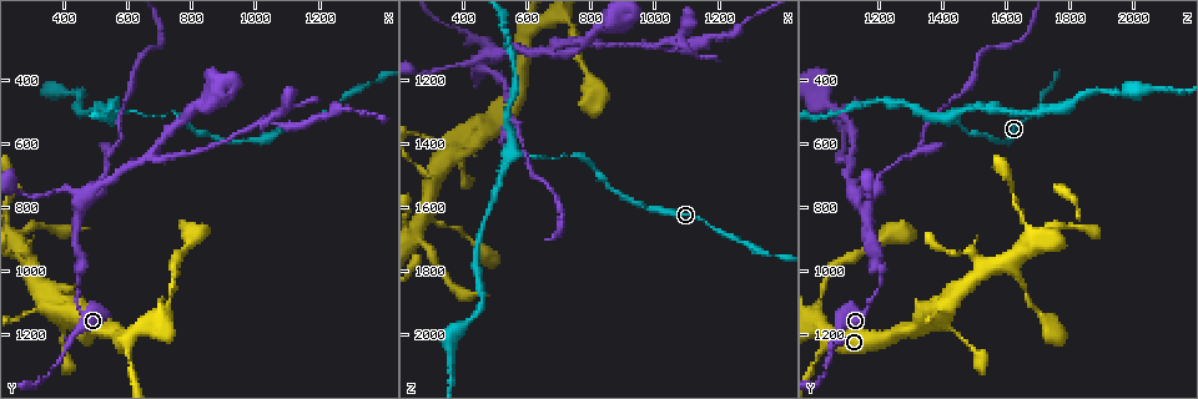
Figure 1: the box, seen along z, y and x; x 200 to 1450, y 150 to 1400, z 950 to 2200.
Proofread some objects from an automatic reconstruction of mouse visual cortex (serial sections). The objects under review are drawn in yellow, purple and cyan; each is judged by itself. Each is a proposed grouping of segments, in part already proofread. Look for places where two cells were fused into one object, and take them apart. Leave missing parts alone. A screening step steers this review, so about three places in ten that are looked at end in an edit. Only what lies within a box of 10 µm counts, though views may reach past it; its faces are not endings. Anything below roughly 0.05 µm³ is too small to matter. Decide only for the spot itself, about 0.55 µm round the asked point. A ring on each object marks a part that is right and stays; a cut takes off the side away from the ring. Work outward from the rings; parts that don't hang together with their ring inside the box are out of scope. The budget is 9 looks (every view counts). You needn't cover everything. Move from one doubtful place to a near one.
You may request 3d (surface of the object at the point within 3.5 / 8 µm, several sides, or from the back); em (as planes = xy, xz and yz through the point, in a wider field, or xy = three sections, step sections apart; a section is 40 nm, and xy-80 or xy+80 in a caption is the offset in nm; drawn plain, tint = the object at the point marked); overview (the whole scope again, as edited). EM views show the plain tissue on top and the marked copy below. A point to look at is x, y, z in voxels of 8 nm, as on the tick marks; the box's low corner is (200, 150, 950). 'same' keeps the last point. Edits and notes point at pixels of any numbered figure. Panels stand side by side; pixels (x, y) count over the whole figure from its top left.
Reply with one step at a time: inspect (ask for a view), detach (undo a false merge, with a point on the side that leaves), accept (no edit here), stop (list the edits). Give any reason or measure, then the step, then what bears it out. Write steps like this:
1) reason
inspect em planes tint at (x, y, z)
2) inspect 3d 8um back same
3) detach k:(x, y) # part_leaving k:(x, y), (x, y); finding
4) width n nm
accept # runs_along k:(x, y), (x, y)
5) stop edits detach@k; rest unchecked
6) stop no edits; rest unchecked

a narrow waist
inspect 3d 3.5um at (360, 1320, 1030)

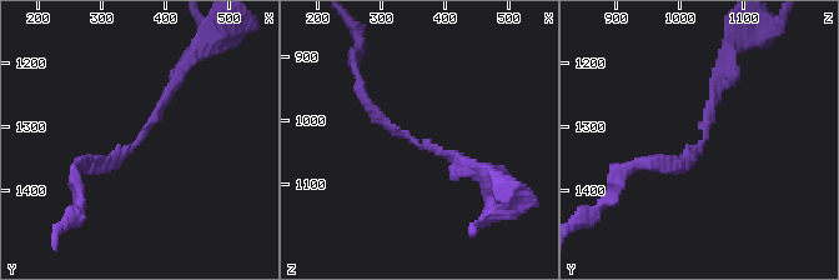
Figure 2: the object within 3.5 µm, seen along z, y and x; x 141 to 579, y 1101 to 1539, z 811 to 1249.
arm_widths 150, 150 nm
inspect em xy step 3 tint at (360, 1320, 1035)

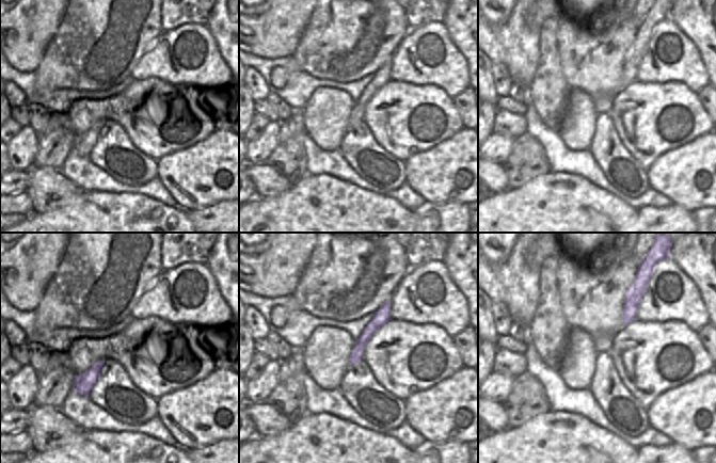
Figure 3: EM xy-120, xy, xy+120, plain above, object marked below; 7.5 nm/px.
width 100 nm
accept # runs_along 2:(177, 73), (135, 145), (81, 160); continuous, no second cell

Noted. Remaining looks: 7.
three-way junction
inspect 3d 3.5um at (280, 960, 1500)

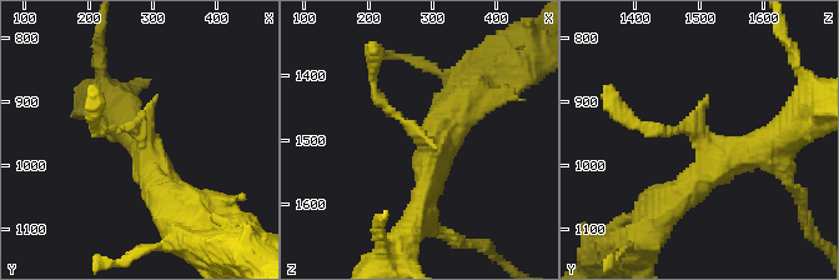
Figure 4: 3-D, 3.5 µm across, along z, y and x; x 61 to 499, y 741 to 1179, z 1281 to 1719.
need the tissue
inspect em xy step 3 tint at (280, 950, 1500)

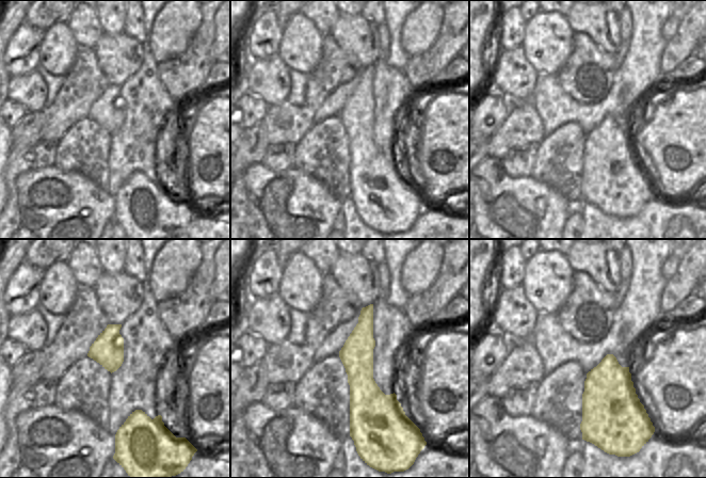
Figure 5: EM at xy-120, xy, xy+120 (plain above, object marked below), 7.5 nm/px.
another direction
inspect em xy step 2 tint same

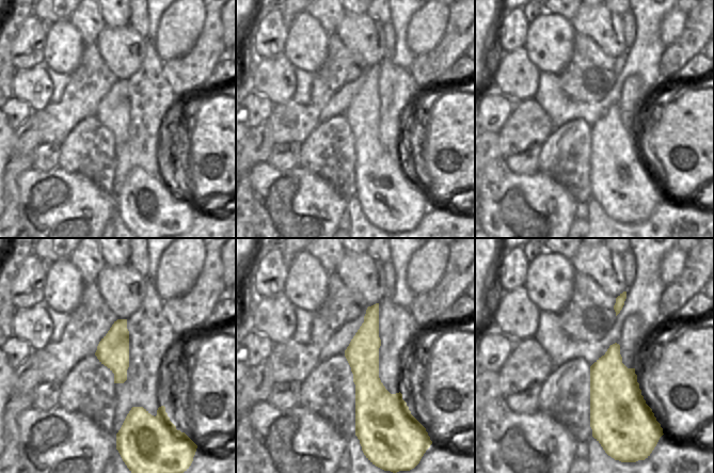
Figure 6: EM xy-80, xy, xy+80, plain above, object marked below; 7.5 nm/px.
accept # runs_along 4:(162, 195), (144, 138), (90, 123); continuous, no second cell

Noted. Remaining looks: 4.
branch point
inspect 3d 3.5um at (560, 510, 1440)

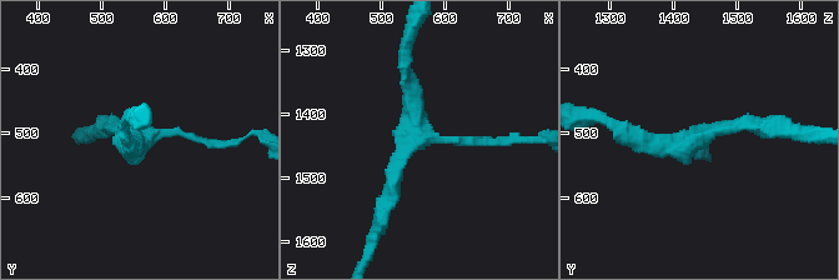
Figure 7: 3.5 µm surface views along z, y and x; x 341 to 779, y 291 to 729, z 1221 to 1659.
arms 3; arm_widths 100, 200, 250 nm; now the EM
inspect em planes tint at (560, 500, 1435)

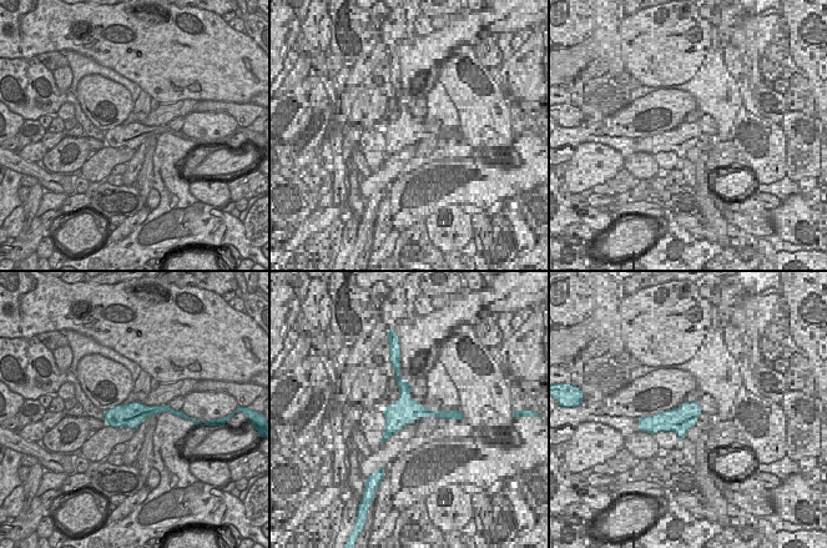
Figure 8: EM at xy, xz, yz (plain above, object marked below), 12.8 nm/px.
another direction
inspect em xy step 5 tint same

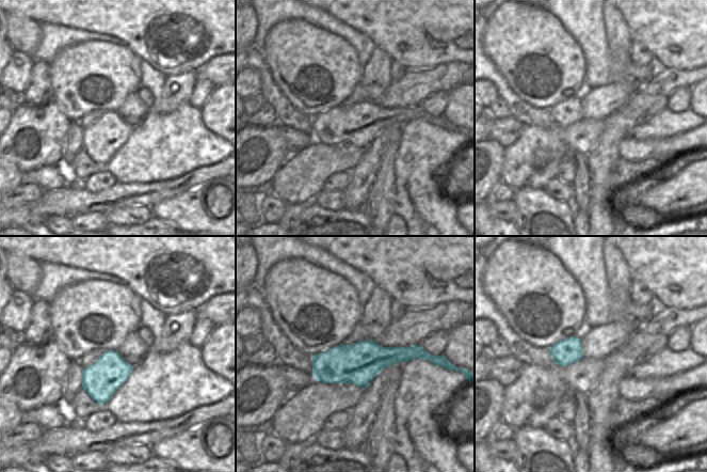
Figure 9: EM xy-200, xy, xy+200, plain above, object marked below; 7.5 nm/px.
accept # runs_along 9:(426, 355), (394, 354), (315, 373); continuous, no second cell

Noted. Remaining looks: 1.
stop no edits; rest unchecked

